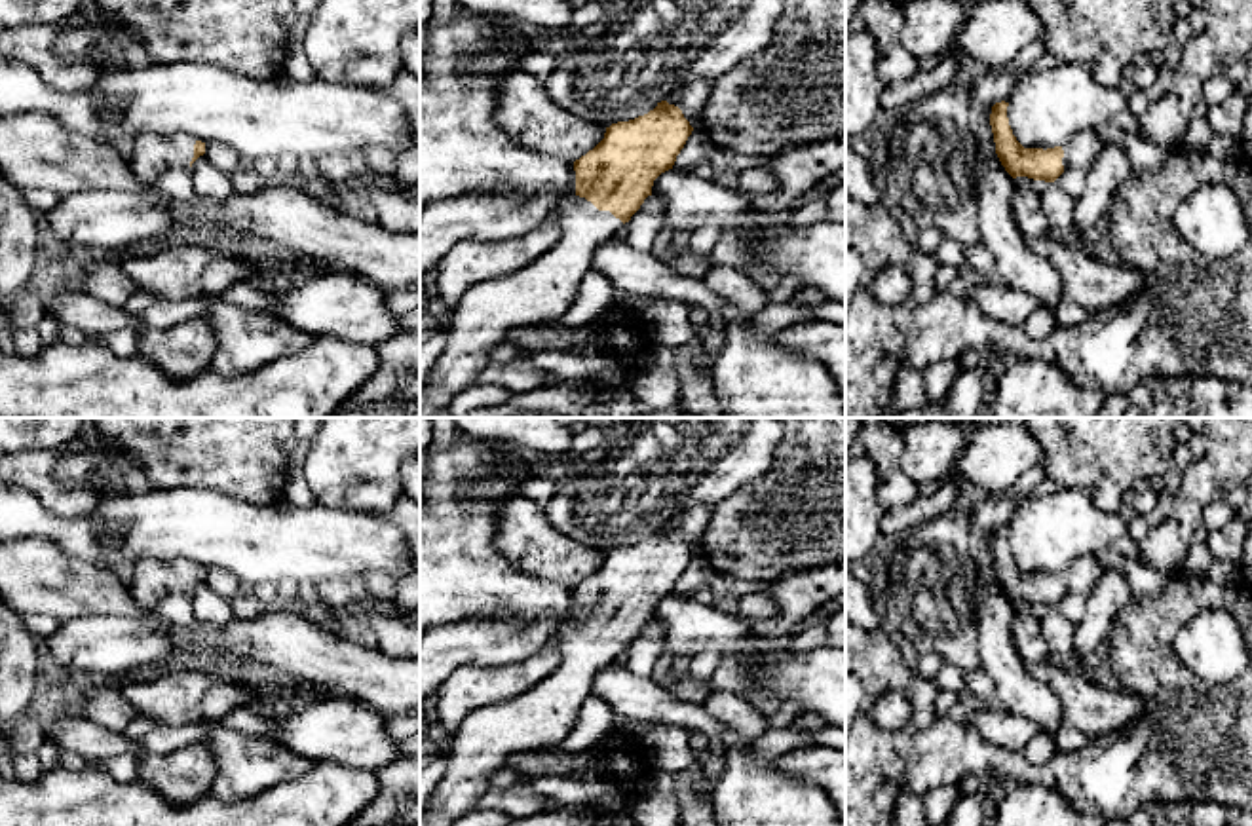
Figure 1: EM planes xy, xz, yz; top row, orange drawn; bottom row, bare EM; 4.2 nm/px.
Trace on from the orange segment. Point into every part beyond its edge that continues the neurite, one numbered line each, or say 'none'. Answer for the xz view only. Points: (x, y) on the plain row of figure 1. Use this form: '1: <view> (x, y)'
1: xz (542, 716)

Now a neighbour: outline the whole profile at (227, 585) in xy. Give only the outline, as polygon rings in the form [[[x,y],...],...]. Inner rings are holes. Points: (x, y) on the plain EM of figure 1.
[[[205,568],[203,581],[215,594],[228,602],[232,602],[245,589],[245,585],[234,573],[222,568]]]

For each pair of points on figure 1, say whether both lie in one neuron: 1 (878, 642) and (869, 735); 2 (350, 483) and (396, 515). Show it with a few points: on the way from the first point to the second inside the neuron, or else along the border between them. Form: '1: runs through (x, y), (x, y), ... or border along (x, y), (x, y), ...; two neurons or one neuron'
1: runs through (876, 665), (869, 713); one neuron
2: border along (399, 494), (382, 515); two neurons

